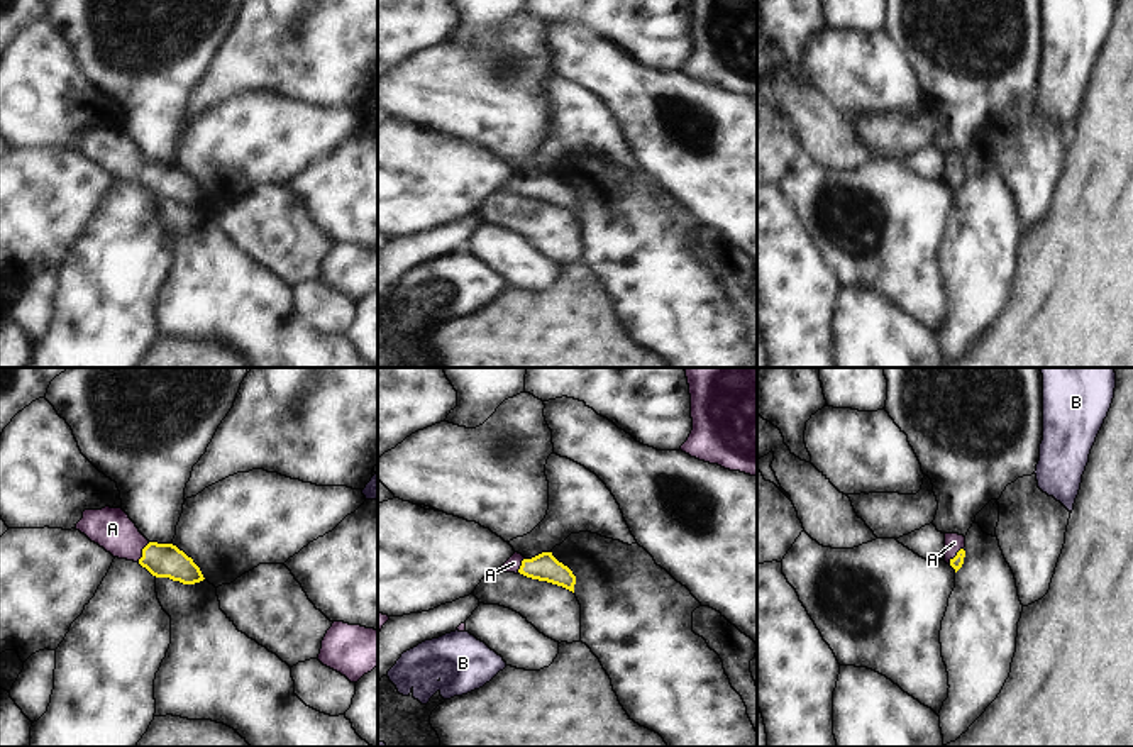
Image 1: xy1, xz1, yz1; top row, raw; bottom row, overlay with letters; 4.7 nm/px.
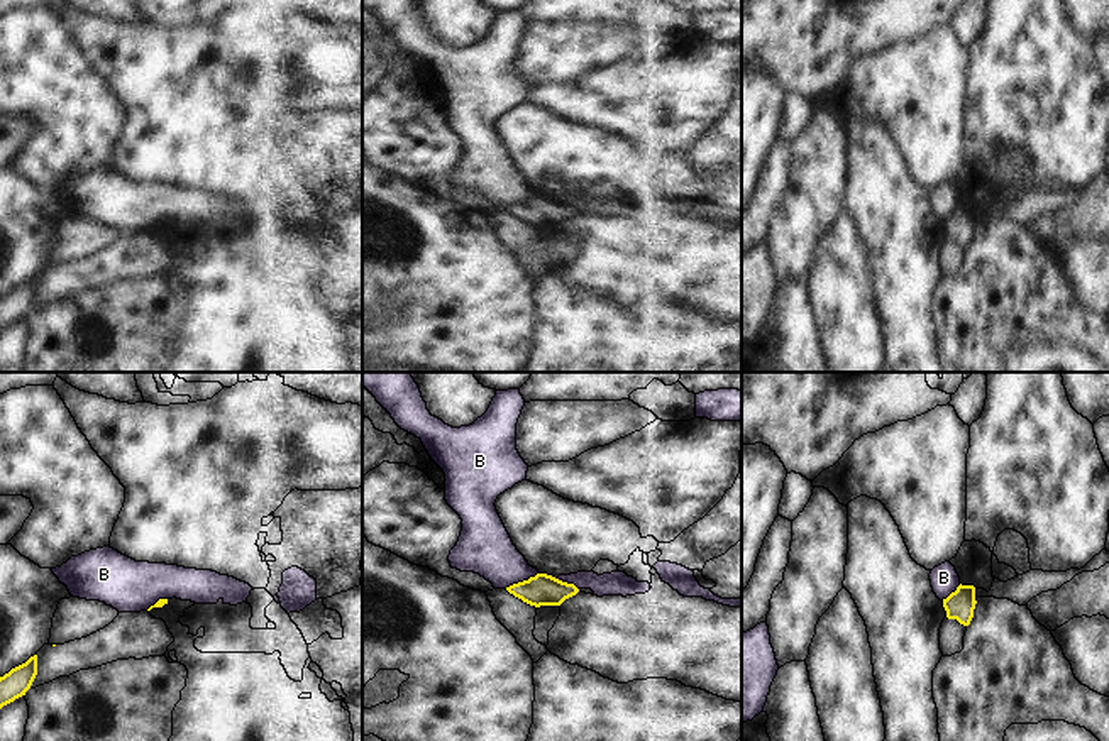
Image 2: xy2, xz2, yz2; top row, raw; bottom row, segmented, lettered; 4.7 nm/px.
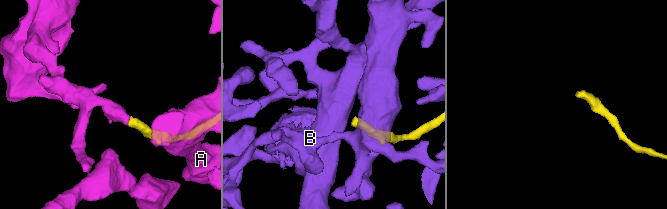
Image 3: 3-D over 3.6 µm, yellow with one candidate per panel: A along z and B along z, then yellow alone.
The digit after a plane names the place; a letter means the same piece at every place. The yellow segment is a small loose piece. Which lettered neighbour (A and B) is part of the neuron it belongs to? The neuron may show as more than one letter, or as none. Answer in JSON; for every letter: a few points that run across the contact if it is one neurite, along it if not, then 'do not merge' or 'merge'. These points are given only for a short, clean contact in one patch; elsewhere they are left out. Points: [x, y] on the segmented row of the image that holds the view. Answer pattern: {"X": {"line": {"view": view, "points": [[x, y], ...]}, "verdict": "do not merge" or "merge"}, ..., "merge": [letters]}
{"A": {"line": {"view": "xy1", "points": [[161, 559], [143, 553], [112, 529]]}, "verdict": "merge"}, "B": {"verdict": "do not merge"}, "merge": ["A"]}

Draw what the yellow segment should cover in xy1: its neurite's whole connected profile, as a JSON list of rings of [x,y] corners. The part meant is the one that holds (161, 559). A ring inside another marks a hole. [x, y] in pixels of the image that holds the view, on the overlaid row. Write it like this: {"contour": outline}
{"contour": [[[122,508],[85,510],[76,530],[113,557],[139,562],[156,578],[183,584],[205,579],[193,559],[176,545],[149,542]]]}

